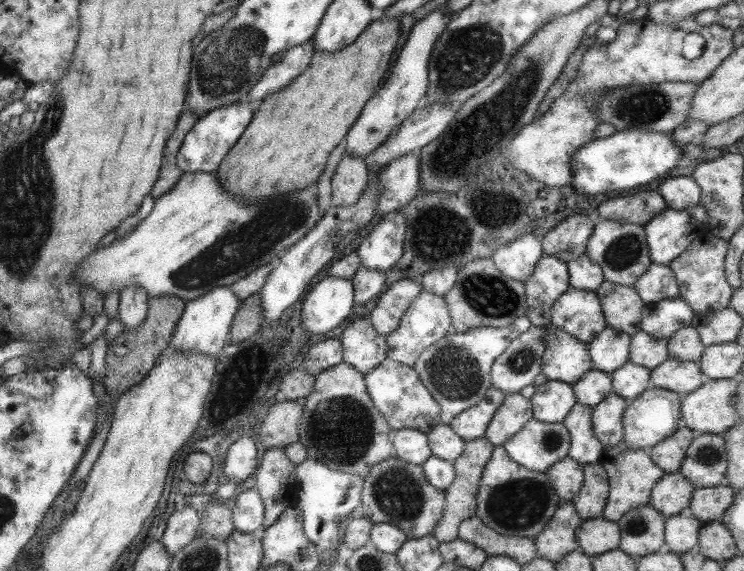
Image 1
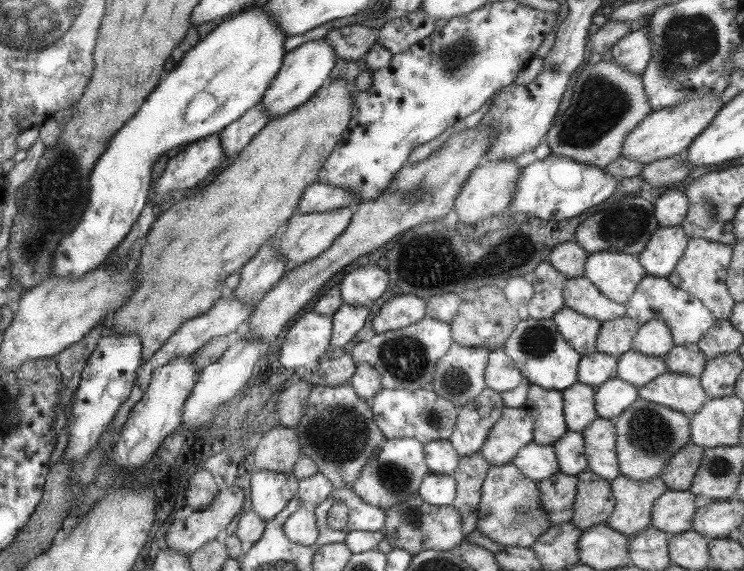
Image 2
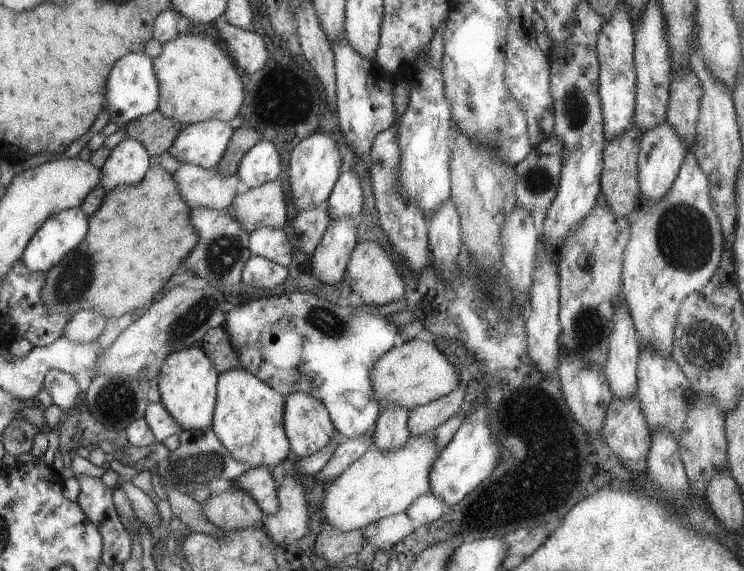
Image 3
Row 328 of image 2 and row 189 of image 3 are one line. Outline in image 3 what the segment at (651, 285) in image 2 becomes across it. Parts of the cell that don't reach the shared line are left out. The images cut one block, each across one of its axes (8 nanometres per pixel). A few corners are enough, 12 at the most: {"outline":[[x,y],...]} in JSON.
{"outline":[[687,152],[627,218],[621,288],[639,346],[673,354],[681,302],[715,274],[723,232]]}

